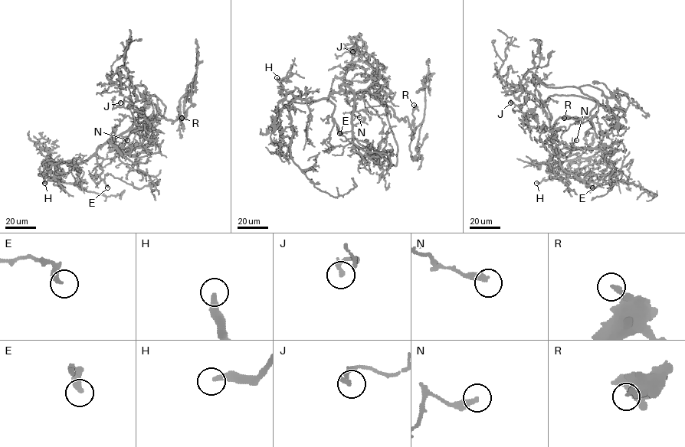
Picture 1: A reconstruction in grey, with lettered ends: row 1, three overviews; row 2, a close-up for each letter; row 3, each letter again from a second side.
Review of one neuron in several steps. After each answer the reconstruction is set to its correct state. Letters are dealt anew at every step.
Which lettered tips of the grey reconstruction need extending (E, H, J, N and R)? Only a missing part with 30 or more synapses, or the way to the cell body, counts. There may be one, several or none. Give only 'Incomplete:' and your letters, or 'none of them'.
Incomplete: H

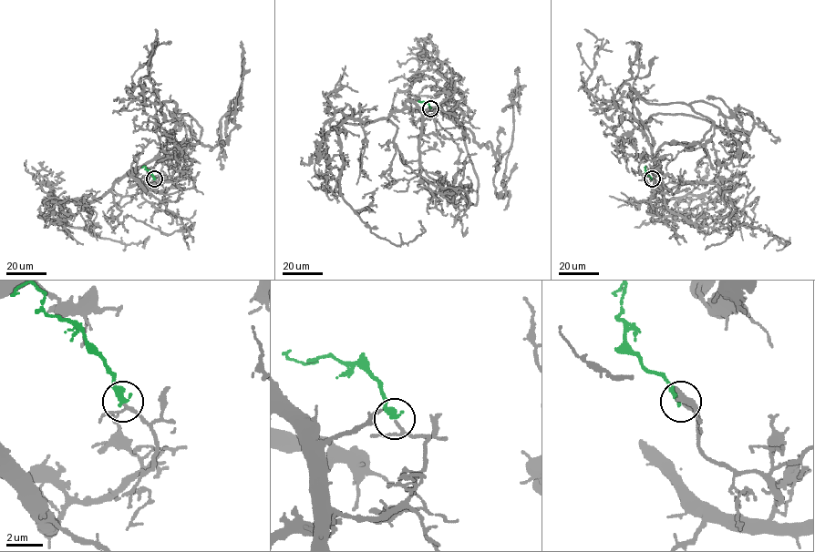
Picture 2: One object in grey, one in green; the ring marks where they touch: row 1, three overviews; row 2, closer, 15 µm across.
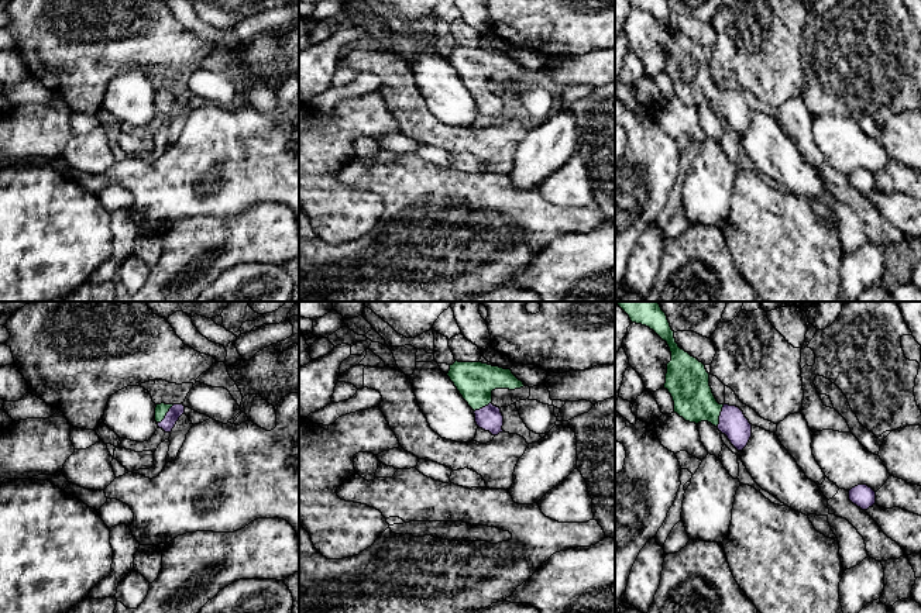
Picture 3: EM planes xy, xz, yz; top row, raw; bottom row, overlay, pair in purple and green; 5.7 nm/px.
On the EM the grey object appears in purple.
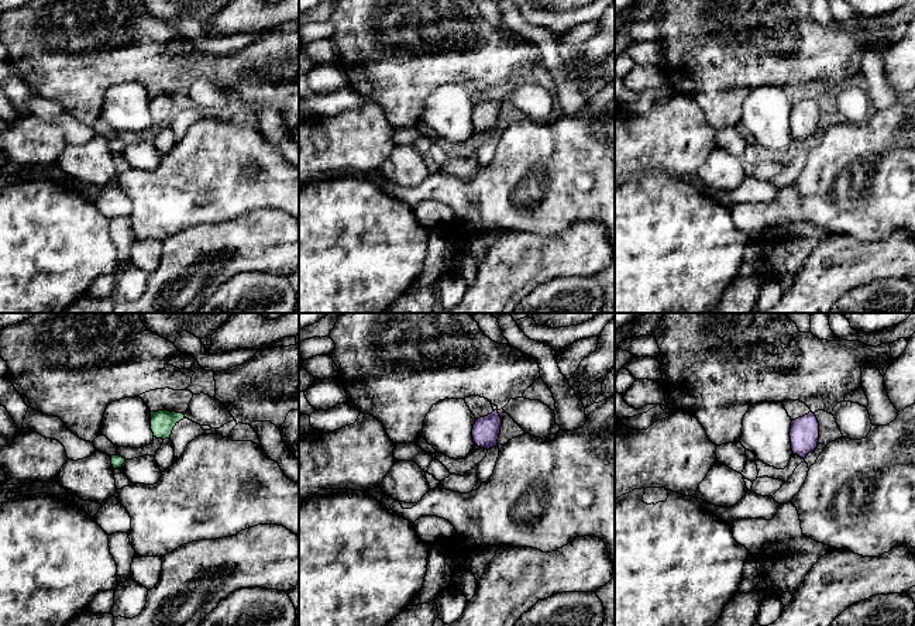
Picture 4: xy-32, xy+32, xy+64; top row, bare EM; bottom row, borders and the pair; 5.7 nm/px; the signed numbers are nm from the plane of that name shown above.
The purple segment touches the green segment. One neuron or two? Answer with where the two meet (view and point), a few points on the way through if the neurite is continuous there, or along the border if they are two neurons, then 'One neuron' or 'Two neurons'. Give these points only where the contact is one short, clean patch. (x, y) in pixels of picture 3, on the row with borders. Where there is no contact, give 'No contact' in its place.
Touches purple at yz (720, 416). Path across: yz (732, 423), (727, 417), (720, 416), (688, 385). One neuron

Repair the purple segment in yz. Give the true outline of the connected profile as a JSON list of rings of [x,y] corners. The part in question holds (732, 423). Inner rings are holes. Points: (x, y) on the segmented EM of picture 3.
[[[659,302],[616,303],[632,323],[649,327],[667,342],[671,361],[667,364],[664,389],[673,397],[674,413],[690,423],[711,423],[742,451],[752,437],[752,424],[739,407],[716,402],[705,365],[678,347]]]

